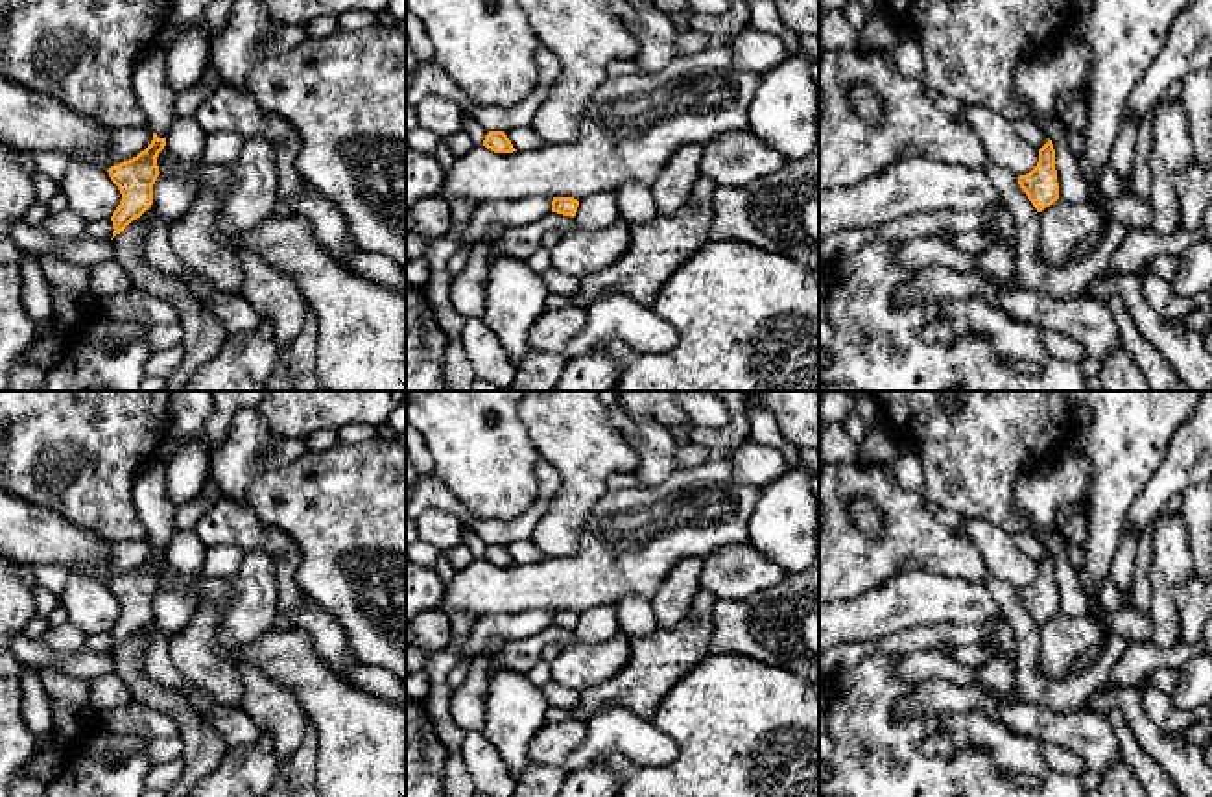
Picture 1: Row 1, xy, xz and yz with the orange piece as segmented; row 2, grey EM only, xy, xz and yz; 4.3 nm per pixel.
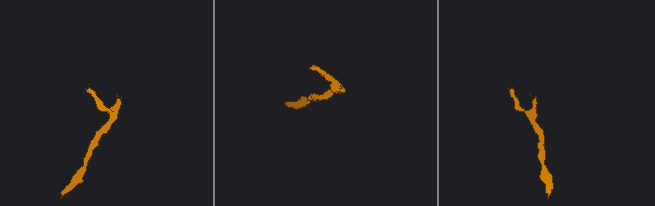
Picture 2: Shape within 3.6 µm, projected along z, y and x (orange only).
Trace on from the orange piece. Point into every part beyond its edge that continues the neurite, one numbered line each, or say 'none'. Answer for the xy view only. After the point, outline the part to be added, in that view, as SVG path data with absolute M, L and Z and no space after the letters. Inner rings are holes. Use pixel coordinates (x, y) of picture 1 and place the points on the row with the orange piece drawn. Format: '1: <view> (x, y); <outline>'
1: xy (155, 96); M155 44L144 52L137 63L133 89L149 127L159 138L166 138L166 131L177 114L175 92L166 79L164 48Z

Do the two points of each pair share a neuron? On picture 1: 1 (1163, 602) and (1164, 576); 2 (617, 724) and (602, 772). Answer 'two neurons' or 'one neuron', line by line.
1: one neuron
2: two neurons

